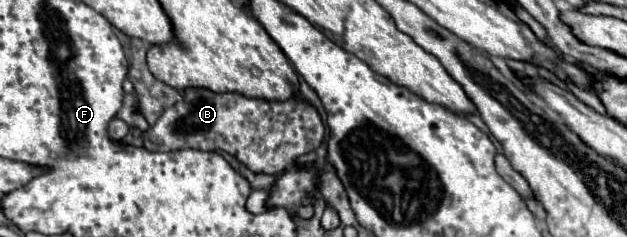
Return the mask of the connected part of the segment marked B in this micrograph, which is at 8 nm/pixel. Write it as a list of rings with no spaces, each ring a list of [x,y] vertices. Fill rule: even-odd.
[[[190,88],[182,102],[164,110],[158,124],[144,132],[144,148],[158,152],[182,148],[224,150],[254,172],[278,174],[292,166],[300,156],[316,150],[322,138],[324,124],[320,114],[302,100],[266,102],[240,94],[216,94],[204,88]]]

